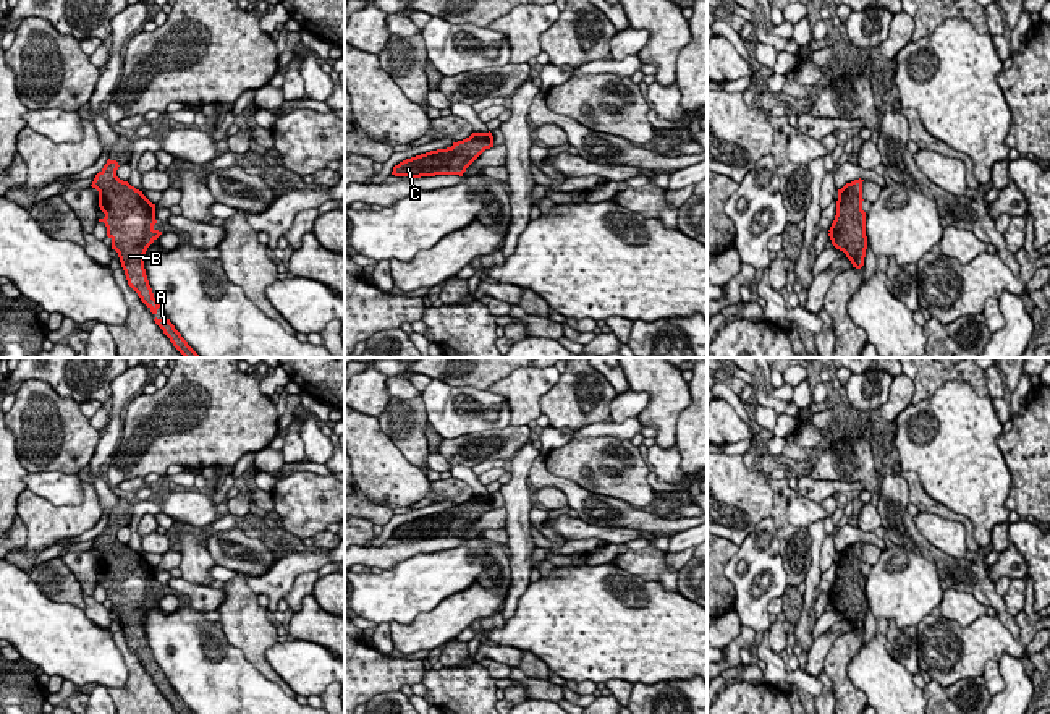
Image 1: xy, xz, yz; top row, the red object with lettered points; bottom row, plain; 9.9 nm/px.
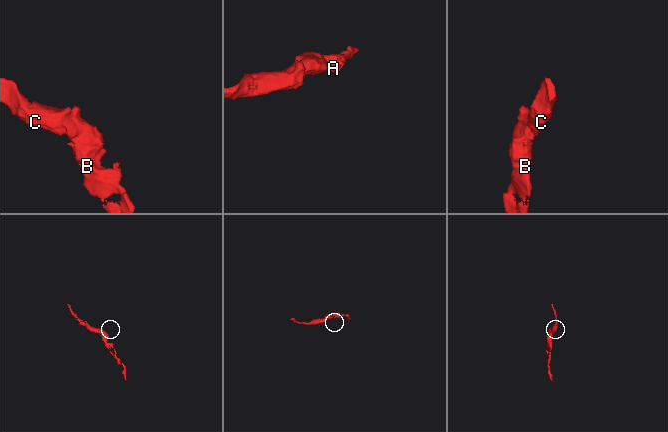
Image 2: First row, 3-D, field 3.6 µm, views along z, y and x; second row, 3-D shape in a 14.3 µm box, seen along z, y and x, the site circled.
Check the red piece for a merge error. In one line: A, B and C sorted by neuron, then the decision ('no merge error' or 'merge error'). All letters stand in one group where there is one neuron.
groups A B C; no merge error

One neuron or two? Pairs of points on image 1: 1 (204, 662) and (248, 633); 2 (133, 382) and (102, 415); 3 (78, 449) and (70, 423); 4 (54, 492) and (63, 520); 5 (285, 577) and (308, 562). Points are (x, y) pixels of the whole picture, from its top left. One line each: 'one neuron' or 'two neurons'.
1: two neurons
2: two neurons
3: one neuron
4: two neurons
5: one neuron

